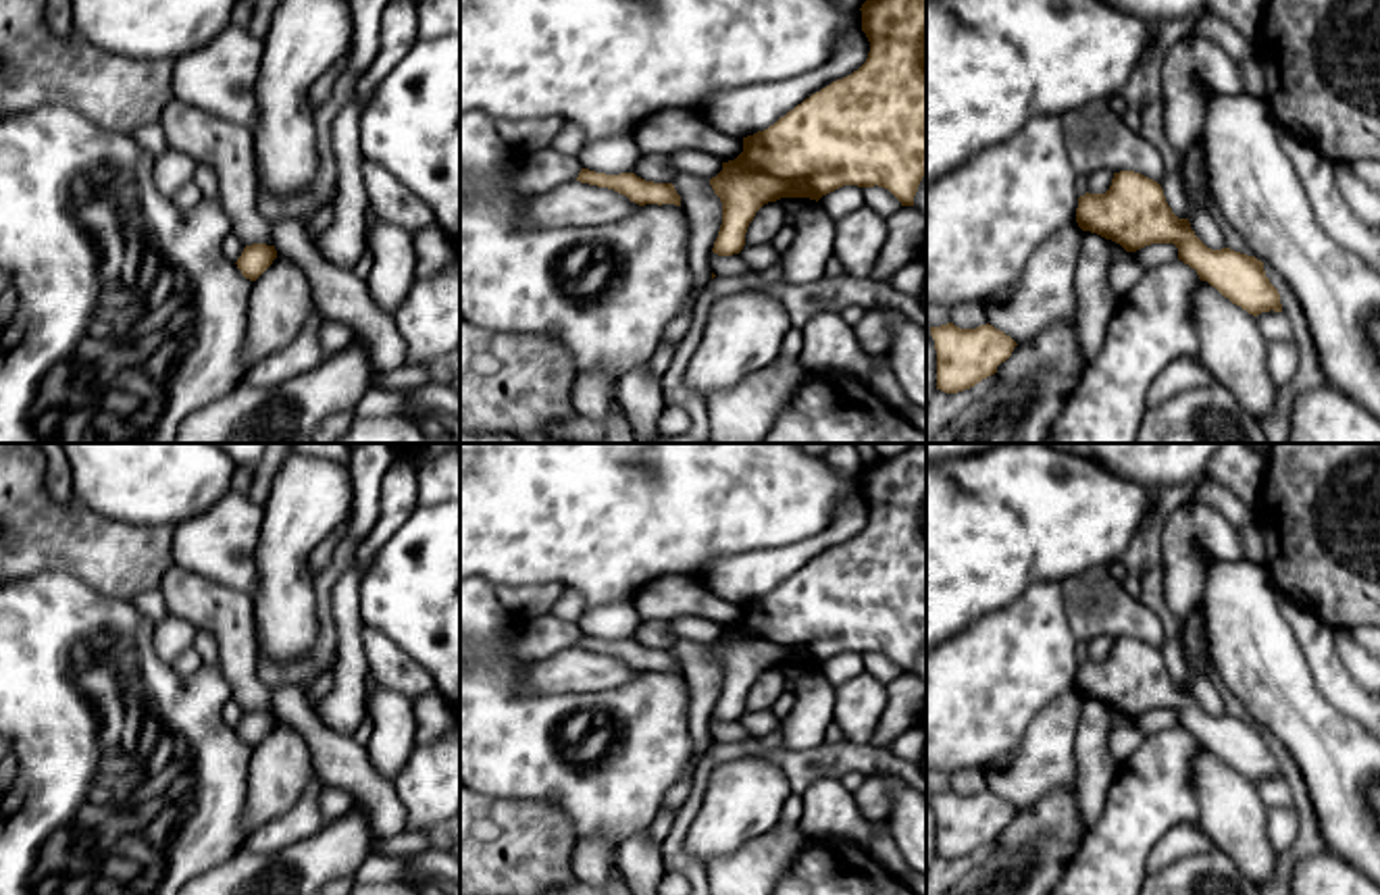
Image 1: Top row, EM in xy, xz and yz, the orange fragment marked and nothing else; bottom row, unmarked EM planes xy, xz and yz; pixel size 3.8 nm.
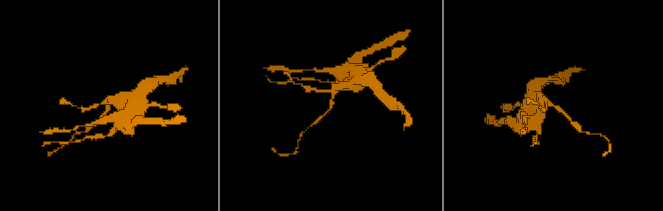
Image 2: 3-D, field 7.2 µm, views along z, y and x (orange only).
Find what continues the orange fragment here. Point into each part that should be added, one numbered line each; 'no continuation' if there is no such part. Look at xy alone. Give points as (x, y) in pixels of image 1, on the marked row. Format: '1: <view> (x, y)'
no continuation

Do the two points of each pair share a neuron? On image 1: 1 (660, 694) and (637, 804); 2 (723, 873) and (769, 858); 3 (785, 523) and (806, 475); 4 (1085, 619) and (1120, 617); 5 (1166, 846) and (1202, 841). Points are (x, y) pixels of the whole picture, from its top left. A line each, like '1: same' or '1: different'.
1: same
2: same
3: same
4: same
5: same

